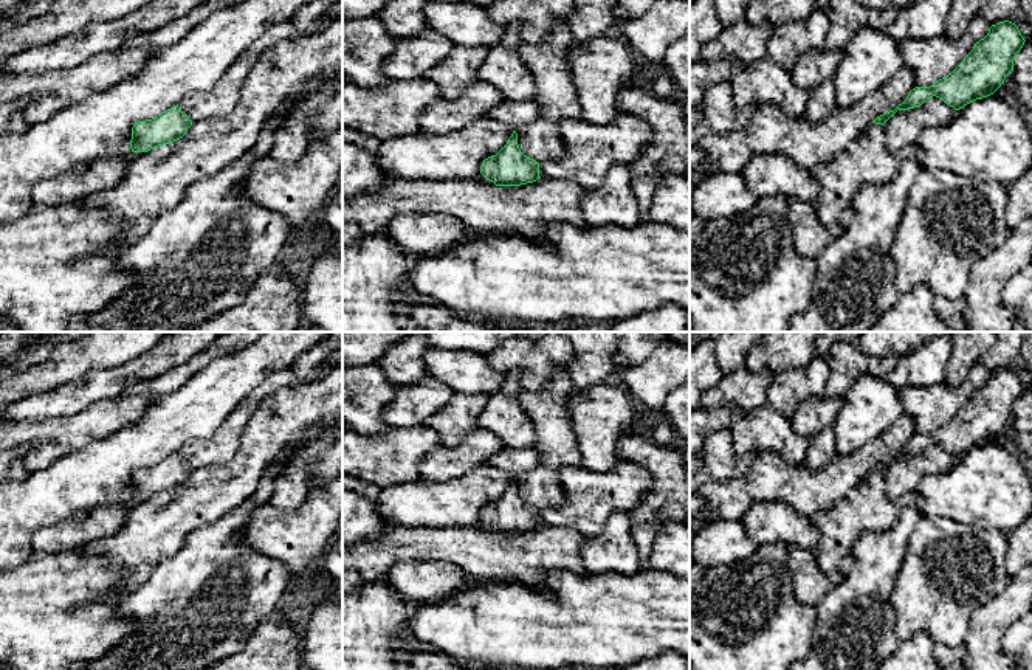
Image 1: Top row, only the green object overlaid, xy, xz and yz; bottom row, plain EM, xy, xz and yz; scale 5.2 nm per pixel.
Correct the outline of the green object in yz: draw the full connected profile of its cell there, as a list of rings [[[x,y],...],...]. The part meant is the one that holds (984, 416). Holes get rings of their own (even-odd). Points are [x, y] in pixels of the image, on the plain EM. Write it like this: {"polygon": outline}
{"polygon": [[[1004,368],[992,372],[987,383],[975,391],[948,423],[930,434],[913,436],[902,451],[877,464],[872,470],[883,473],[897,458],[920,454],[933,444],[959,458],[976,447],[993,442],[1006,423],[1013,419],[1013,408],[1024,389],[1015,371]]]}

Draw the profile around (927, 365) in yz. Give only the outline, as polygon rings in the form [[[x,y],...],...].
[[[936,337],[902,355],[886,380],[896,388],[933,386],[945,380],[951,355],[950,337]]]

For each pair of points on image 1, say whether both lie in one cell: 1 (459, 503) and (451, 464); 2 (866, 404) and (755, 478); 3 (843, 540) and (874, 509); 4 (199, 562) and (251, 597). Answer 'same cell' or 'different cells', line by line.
1: different cells
2: different cells
3: same cell
4: same cell

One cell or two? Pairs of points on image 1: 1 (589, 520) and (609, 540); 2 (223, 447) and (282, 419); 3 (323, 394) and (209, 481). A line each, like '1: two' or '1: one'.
1: two
2: two
3: one

